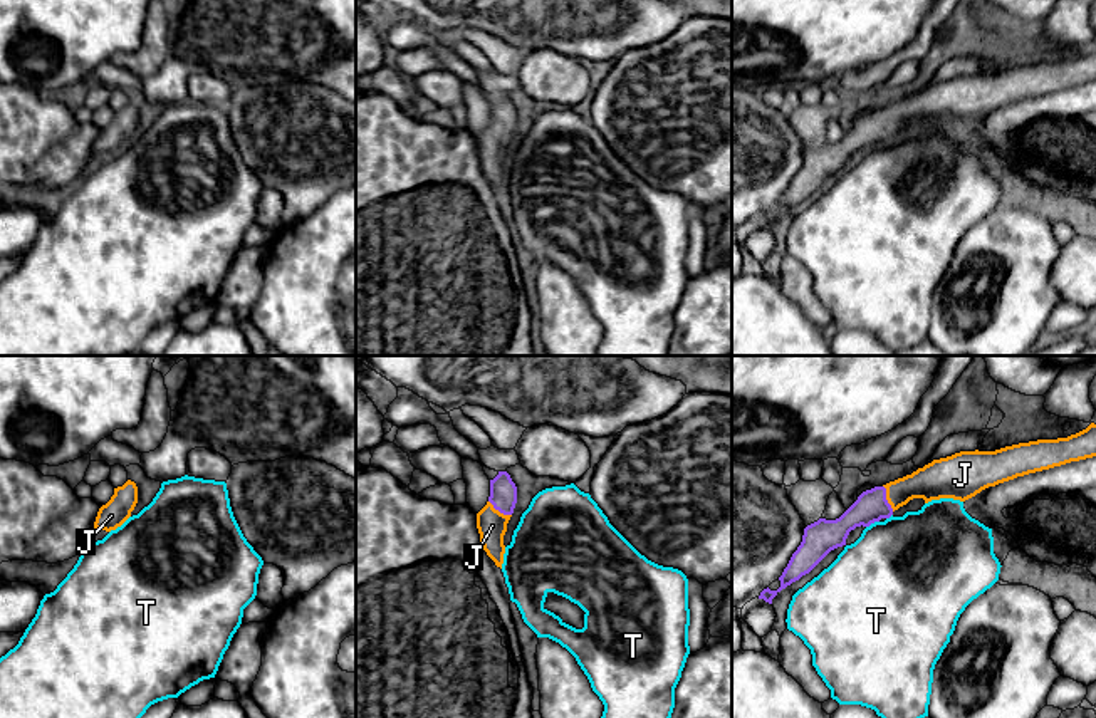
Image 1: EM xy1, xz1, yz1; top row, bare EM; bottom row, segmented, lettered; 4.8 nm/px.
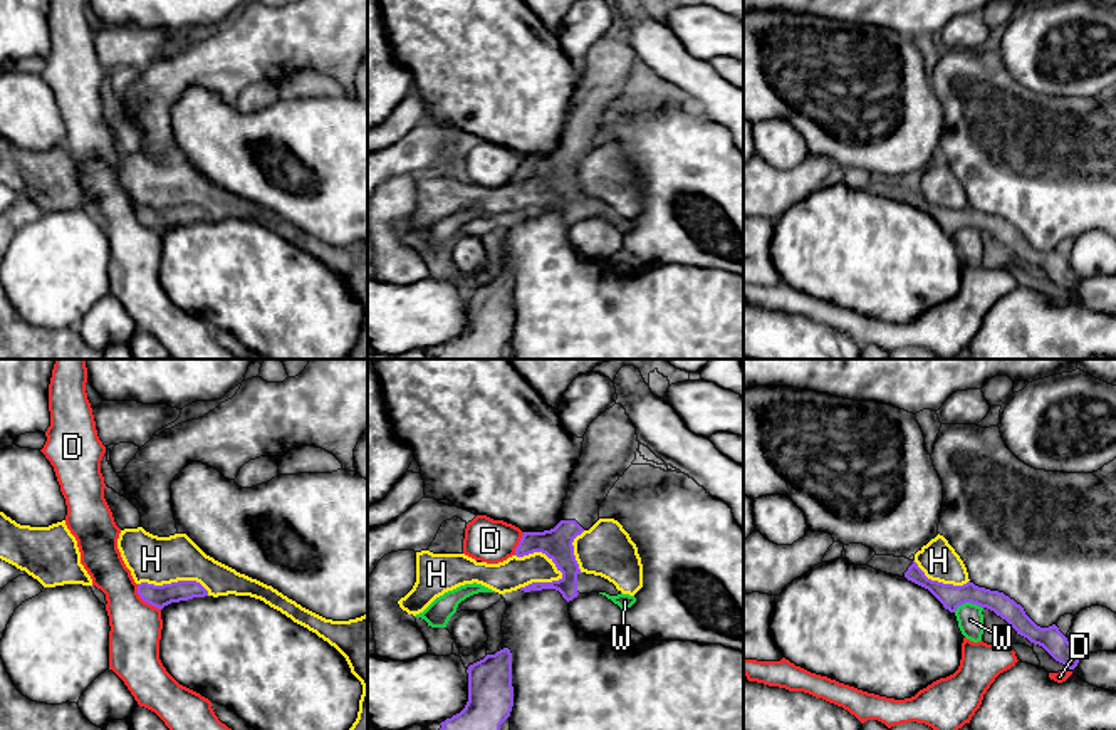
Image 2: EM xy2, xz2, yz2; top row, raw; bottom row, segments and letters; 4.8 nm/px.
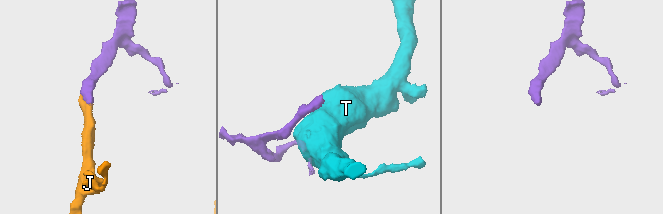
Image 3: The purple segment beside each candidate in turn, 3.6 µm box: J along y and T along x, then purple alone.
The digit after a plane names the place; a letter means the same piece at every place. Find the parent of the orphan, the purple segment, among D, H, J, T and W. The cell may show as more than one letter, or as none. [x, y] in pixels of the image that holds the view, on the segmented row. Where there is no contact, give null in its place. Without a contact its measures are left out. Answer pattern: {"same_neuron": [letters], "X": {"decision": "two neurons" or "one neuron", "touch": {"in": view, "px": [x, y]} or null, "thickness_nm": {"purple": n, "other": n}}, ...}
{"same_neuron": ["J"], "D": {"decision": "two neurons", "touch": {"in": "xy2", "px": [145, 601]}, "thickness_nm": {"purple": 110, "other": 240}}, "H": {"decision": "two neurons", "touch": {"in": "xz2", "px": [542, 552]}, "thickness_nm": {"purple": 150, "other": 150}}, "J": {"decision": "one neuron", "touch": {"in": "yz1", "px": [885, 499]}, "thickness_nm": {"purple": 160, "other": 170}}, "T": {"decision": "two neurons", "touch": {"in": "yz1", "px": [871, 522]}, "thickness_nm": {"purple": 160, "other": 460}}, "W": {"decision": "two neurons", "touch": {"in": "yz2", "px": [967, 601]}, "thickness_nm": {"purple": 110, "other": 130}}}

